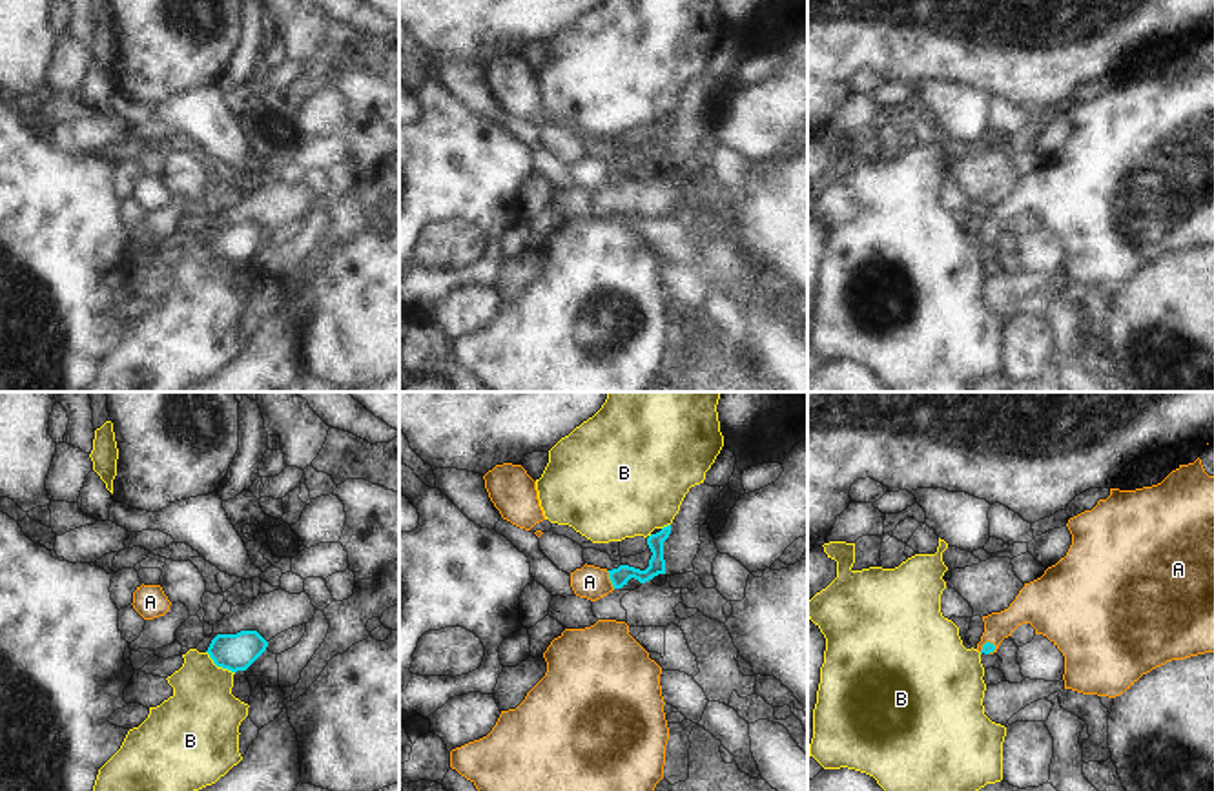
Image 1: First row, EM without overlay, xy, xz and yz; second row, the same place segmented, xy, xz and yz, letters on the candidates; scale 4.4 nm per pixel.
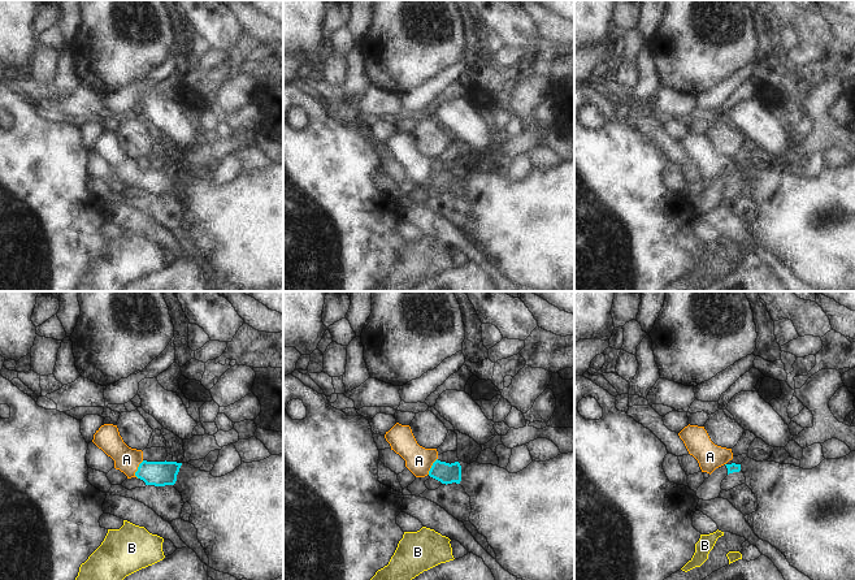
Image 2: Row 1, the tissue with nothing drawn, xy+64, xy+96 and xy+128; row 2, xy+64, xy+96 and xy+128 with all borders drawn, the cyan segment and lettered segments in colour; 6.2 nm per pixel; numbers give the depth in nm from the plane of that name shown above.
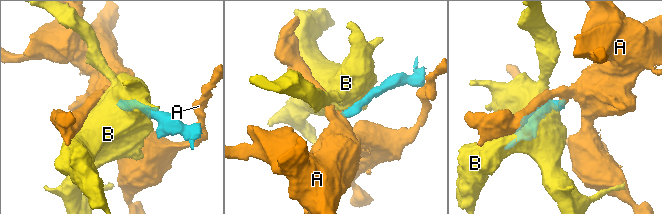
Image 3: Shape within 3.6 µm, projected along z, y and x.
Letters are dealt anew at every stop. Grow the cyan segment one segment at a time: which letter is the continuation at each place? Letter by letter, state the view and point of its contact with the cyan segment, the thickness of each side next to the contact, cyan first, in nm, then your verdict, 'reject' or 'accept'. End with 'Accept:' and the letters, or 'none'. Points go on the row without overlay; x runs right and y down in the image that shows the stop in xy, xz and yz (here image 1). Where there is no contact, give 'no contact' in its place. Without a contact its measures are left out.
A: meets cyan in xz at (609, 170); 80 nm thick on the cyan side, 150 nm on the other; accept
B: meets cyan in xy at (219, 257); 160 nm thick on the cyan side, 320 nm on the other; reject
Accept: A

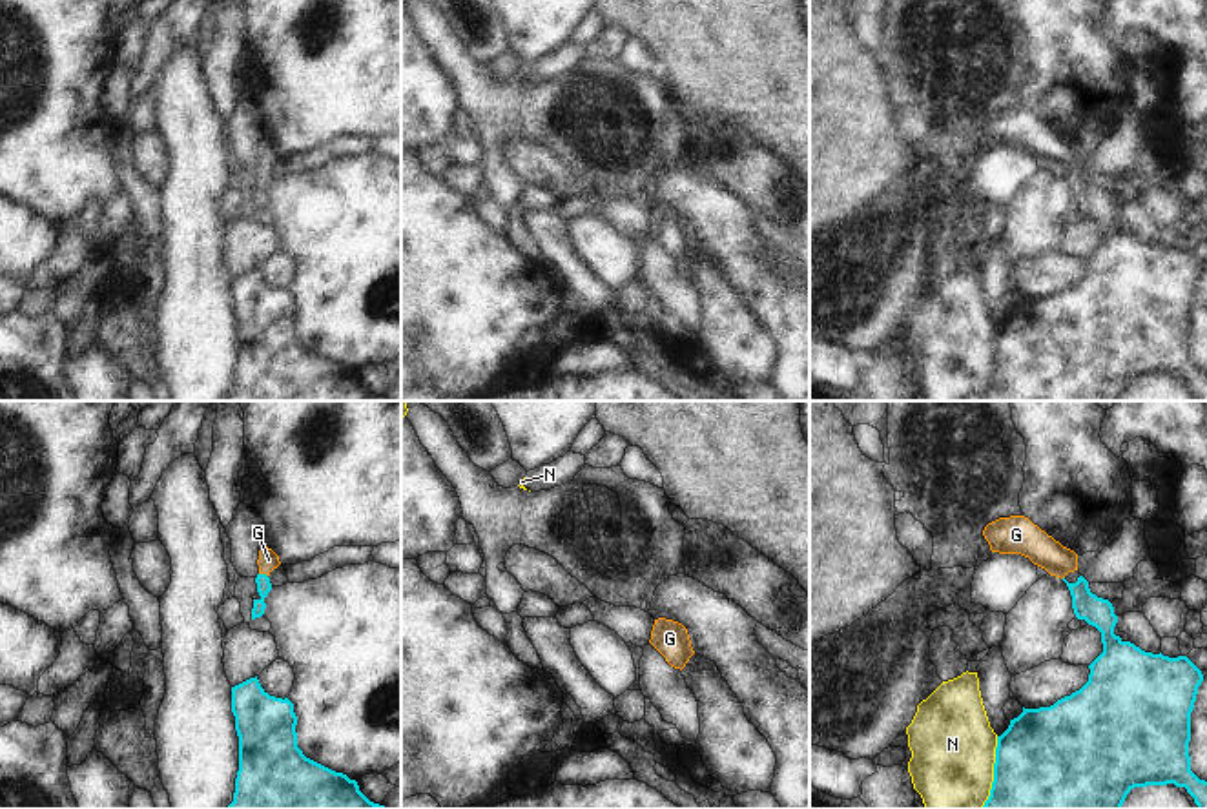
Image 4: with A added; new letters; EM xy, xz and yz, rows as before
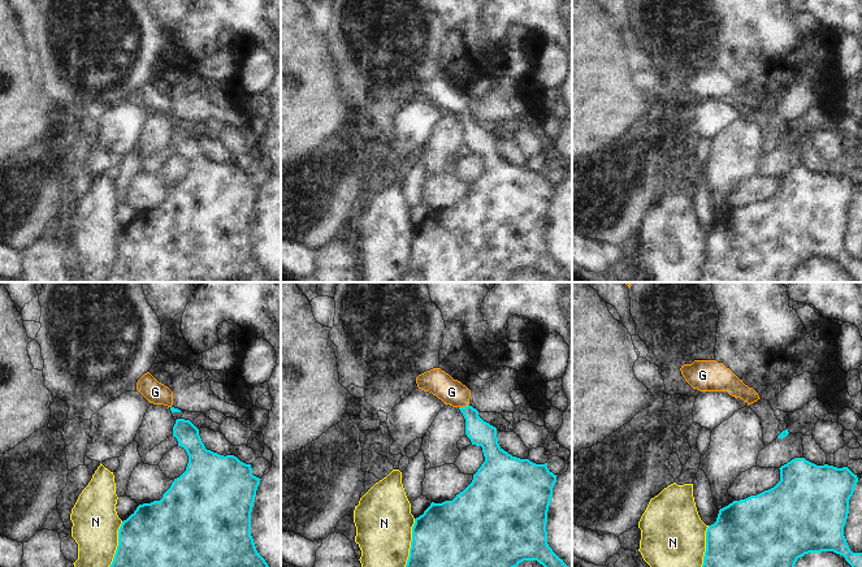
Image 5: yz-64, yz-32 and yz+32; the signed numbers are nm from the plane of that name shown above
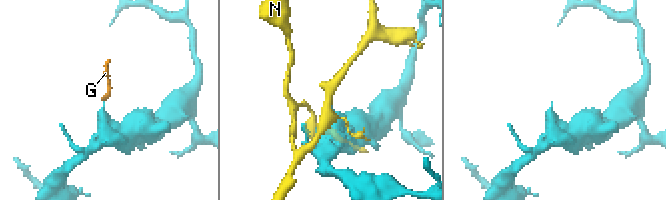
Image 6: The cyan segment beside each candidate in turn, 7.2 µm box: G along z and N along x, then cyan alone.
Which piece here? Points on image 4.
G: meets cyan in xy at (263, 166); 60 nm thick on the cyan side, 90 nm on the other; accept
N: meets cyan in yz at (994, 365); 500 nm thick on the cyan side, 380 nm on the other; reject
Accept: G

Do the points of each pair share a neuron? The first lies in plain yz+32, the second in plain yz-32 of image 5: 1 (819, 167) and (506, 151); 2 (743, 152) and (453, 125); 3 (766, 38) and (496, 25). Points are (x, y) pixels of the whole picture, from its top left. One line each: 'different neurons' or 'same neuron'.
1: same neuron
2: same neuron
3: different neurons

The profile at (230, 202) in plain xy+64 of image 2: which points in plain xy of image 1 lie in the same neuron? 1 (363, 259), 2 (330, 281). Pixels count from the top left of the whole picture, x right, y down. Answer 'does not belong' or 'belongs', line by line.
1: belongs
2: belongs

